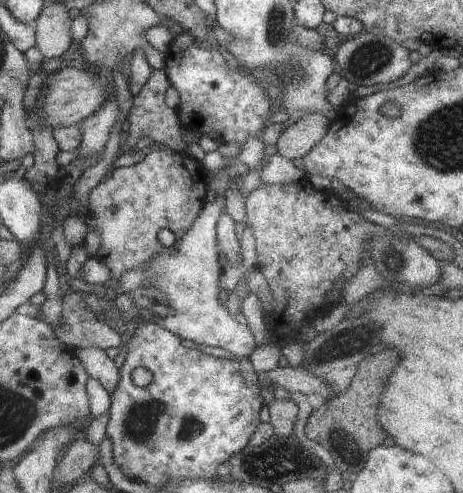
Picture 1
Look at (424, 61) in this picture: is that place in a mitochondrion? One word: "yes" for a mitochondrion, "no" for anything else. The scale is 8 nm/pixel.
no

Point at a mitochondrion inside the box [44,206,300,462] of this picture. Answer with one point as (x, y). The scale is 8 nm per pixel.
(140, 424)

